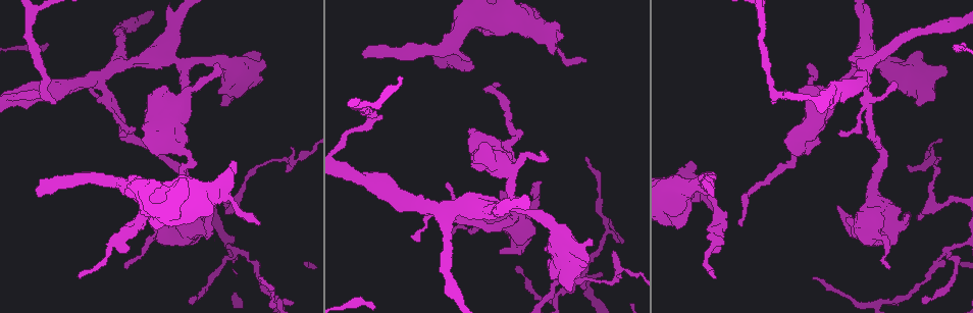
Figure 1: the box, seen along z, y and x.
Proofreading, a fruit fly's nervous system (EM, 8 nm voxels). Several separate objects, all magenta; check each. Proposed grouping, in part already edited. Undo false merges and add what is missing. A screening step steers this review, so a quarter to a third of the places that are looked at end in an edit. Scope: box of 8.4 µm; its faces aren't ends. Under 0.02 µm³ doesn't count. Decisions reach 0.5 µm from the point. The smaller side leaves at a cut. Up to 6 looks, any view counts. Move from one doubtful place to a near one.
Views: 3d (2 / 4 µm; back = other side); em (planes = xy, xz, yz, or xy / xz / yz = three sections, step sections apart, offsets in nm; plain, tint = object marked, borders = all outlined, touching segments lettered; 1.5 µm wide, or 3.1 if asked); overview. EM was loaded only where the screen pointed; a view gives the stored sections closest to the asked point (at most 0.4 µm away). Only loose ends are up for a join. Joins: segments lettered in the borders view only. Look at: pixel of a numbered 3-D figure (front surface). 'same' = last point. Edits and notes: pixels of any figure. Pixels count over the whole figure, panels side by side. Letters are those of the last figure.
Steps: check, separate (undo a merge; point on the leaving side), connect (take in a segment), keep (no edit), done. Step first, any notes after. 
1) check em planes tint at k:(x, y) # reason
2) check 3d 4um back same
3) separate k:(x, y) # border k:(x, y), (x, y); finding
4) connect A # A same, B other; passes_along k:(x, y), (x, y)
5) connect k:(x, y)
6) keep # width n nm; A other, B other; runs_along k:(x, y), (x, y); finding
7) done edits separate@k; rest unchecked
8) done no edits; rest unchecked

check 3d 2um at 1:(589, 239) # branch stops here

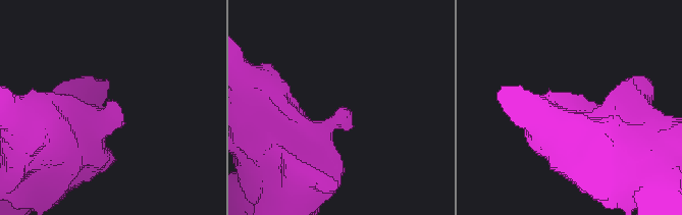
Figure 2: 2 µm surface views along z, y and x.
check em planes borders at 2:(108, 106) # need the tissue

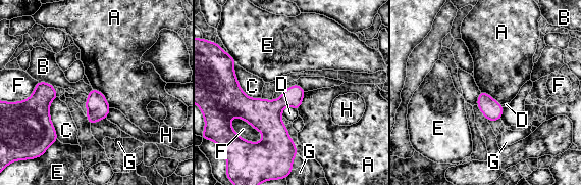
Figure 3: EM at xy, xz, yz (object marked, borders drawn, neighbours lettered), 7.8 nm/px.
keep # A other, B other, C other, D other, E other, F other, G other, H other; runs_along 3:(227, 87), (292, 155); no lettered segment goes on from it

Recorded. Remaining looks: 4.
check 3d 4um at 1:(288, 157)

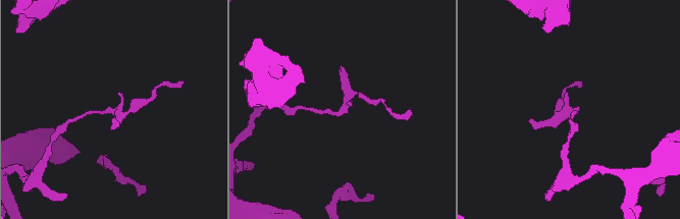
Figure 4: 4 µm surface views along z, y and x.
check em planes borders at 4:(343, 108)

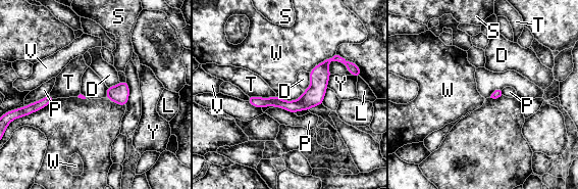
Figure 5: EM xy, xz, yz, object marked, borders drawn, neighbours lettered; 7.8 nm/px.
keep # D other, L other, P other, S other, T other, V other, W other, Y other; border 5:(309, 73), (310, 85), (303, 91); one cell here

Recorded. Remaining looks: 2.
check 3d 2um at 1:(189, 303) # thin end

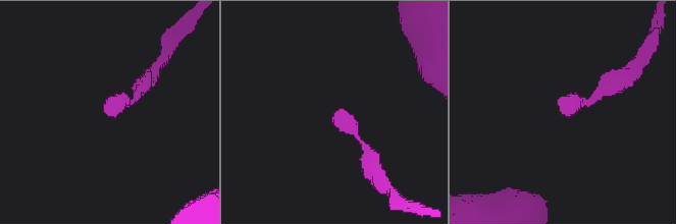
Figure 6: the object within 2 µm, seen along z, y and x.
check em planes borders at 6:(565, 112)

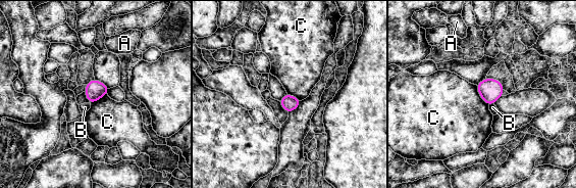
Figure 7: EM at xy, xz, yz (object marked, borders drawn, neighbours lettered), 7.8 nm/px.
keep # width 120 nm; A other, B other, C other; border 7:(475, 85), (478, 94), (488, 105); none of them fits

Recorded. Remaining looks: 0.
done no edits; rest unchecked

